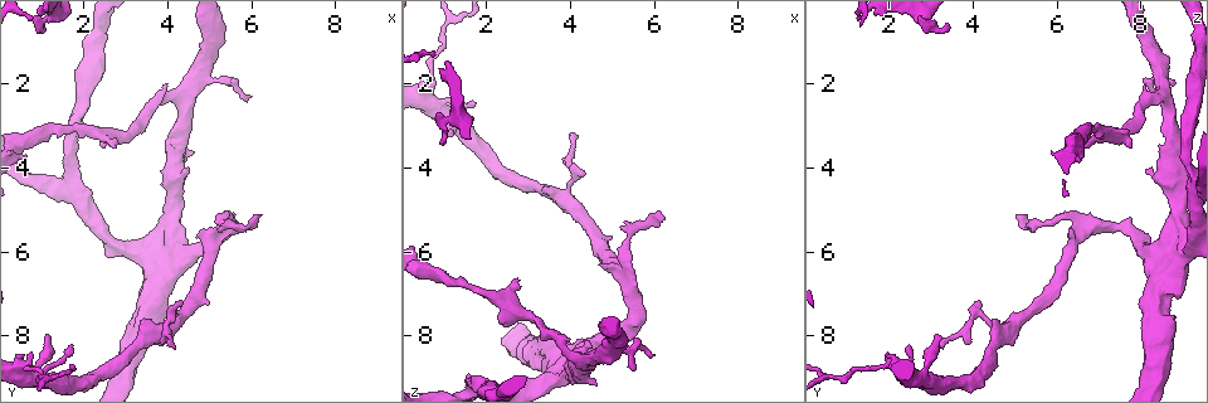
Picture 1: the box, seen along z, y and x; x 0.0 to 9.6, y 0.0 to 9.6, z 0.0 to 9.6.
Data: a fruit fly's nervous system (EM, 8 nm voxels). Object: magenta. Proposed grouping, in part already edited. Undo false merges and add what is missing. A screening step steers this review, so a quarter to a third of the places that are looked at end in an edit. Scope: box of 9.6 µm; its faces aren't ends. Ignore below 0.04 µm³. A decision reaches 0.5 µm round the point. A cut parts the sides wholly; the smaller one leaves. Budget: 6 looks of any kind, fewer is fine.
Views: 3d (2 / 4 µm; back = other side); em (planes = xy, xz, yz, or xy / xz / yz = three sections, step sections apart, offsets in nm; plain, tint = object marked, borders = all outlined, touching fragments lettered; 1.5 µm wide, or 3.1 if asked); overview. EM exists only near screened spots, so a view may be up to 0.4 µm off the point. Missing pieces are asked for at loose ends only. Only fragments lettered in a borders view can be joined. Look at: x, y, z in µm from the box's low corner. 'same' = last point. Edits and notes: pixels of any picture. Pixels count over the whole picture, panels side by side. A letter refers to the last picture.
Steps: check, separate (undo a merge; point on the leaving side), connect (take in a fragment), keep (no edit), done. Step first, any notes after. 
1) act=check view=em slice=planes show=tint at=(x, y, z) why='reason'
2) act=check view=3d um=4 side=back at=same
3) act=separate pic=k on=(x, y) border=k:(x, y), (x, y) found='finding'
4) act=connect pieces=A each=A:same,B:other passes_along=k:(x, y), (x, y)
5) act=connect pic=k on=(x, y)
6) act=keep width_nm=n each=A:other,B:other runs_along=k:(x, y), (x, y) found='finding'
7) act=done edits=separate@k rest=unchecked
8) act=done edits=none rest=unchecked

act=check view=em slice=planes show=tint at=(3.35, 7.10, 8.90) why='free end'

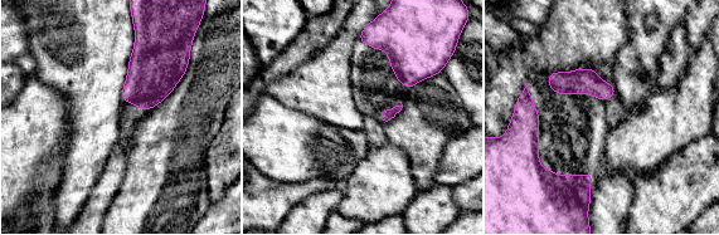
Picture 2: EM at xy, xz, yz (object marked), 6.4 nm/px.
act=check view=em slice=planes show=borders at=same why='see the neighbours'

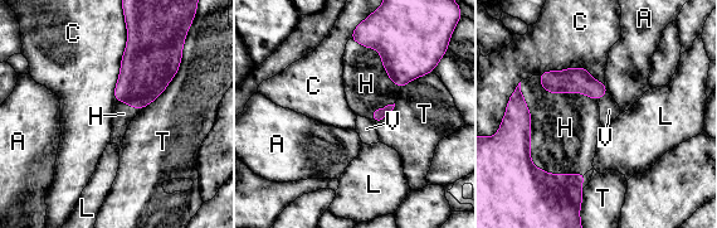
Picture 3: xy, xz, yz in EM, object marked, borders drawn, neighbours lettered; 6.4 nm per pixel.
act=connect pic=3 on=(564, 130) each=A:other,C:other,H:same,L:other,T:other,V:other passes_along=3:(497, 170), (530, 149), (564, 130) found='it goes on there'

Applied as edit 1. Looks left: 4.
act=check view=overview

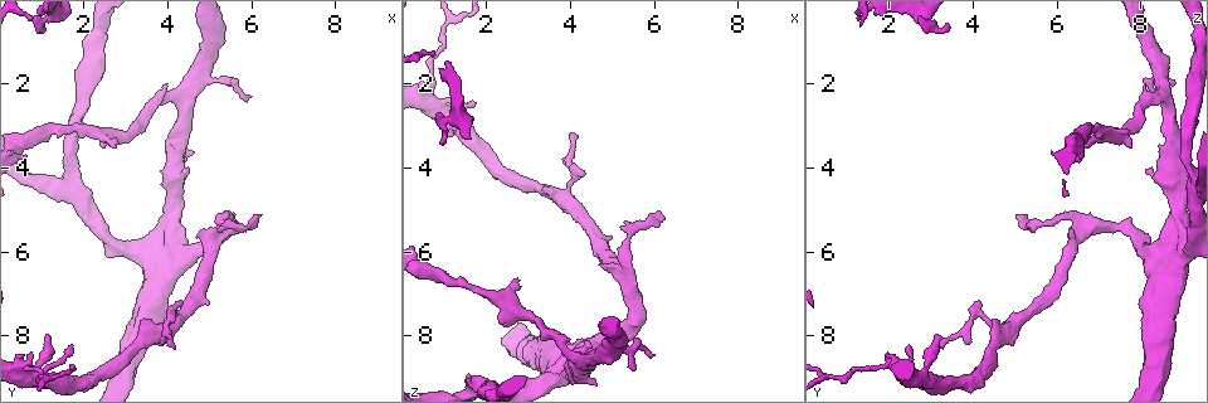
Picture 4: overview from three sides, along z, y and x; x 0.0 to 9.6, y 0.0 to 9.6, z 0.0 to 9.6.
act=check view=3d um=2 at=(6.15, 5.15, 5.25) why='tapers out'

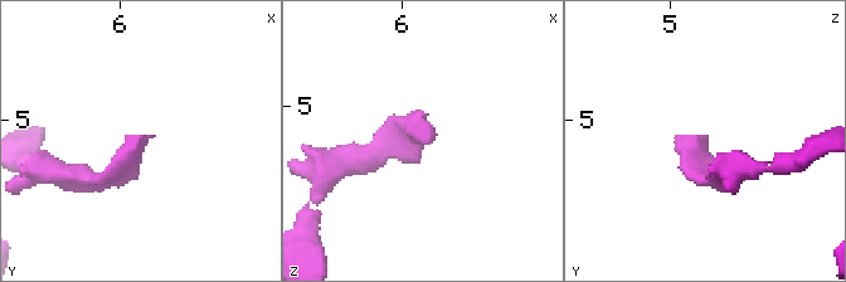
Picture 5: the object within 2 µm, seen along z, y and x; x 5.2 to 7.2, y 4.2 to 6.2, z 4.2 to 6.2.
act=check view=em slice=planes show=tint at=(6.20, 5.10, 5.20) why='shape alone is not enough'

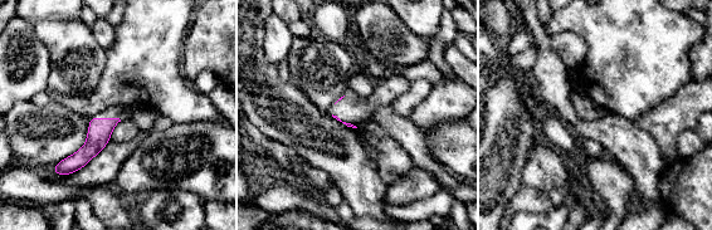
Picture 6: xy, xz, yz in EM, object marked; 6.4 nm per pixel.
act=check view=em slice=planes show=borders at=same

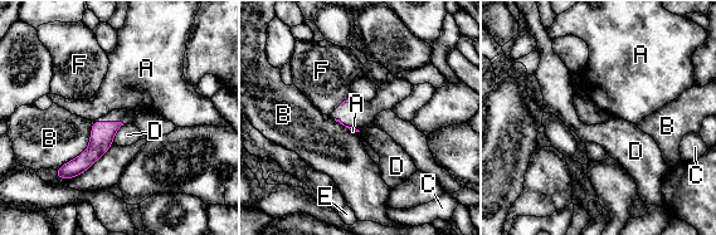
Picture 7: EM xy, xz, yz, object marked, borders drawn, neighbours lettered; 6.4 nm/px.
act=keep each=A:other,B:other,C:other,D:other,E:other,F:other border=7:(123, 125), (115, 133), (112, 142) found='none of them fits'

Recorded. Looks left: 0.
act=done edits=connect@3 rest=unchecked

